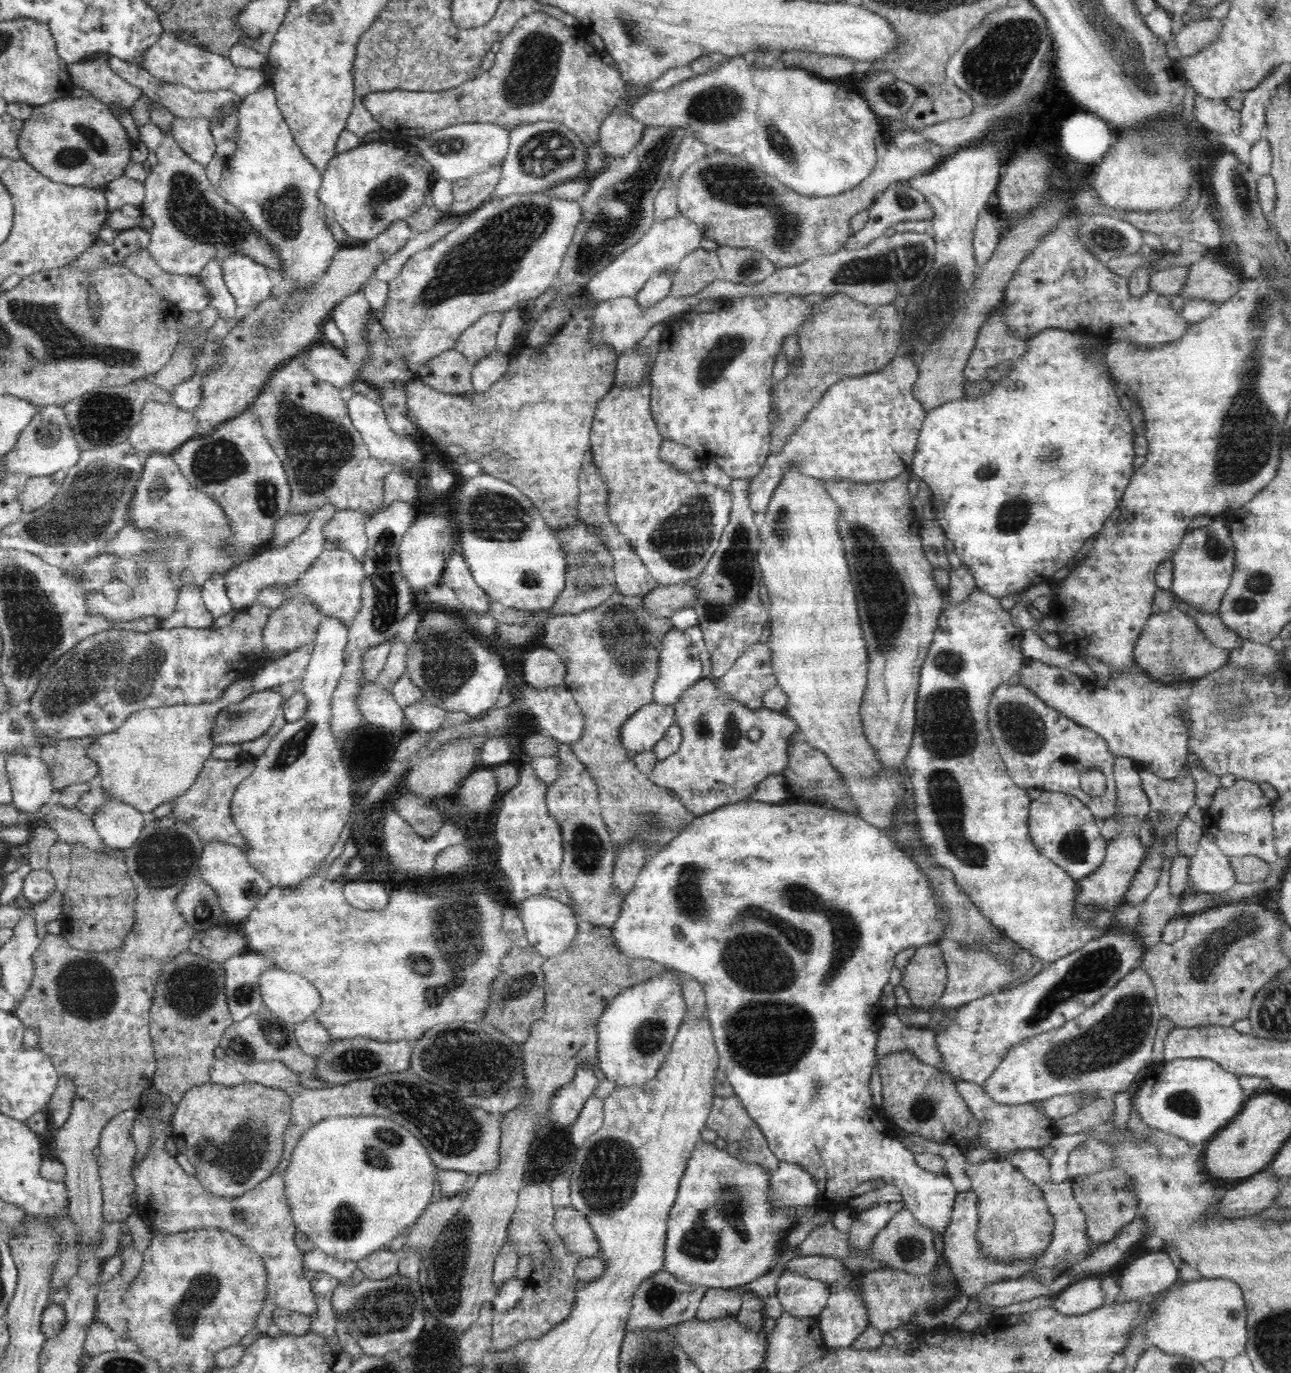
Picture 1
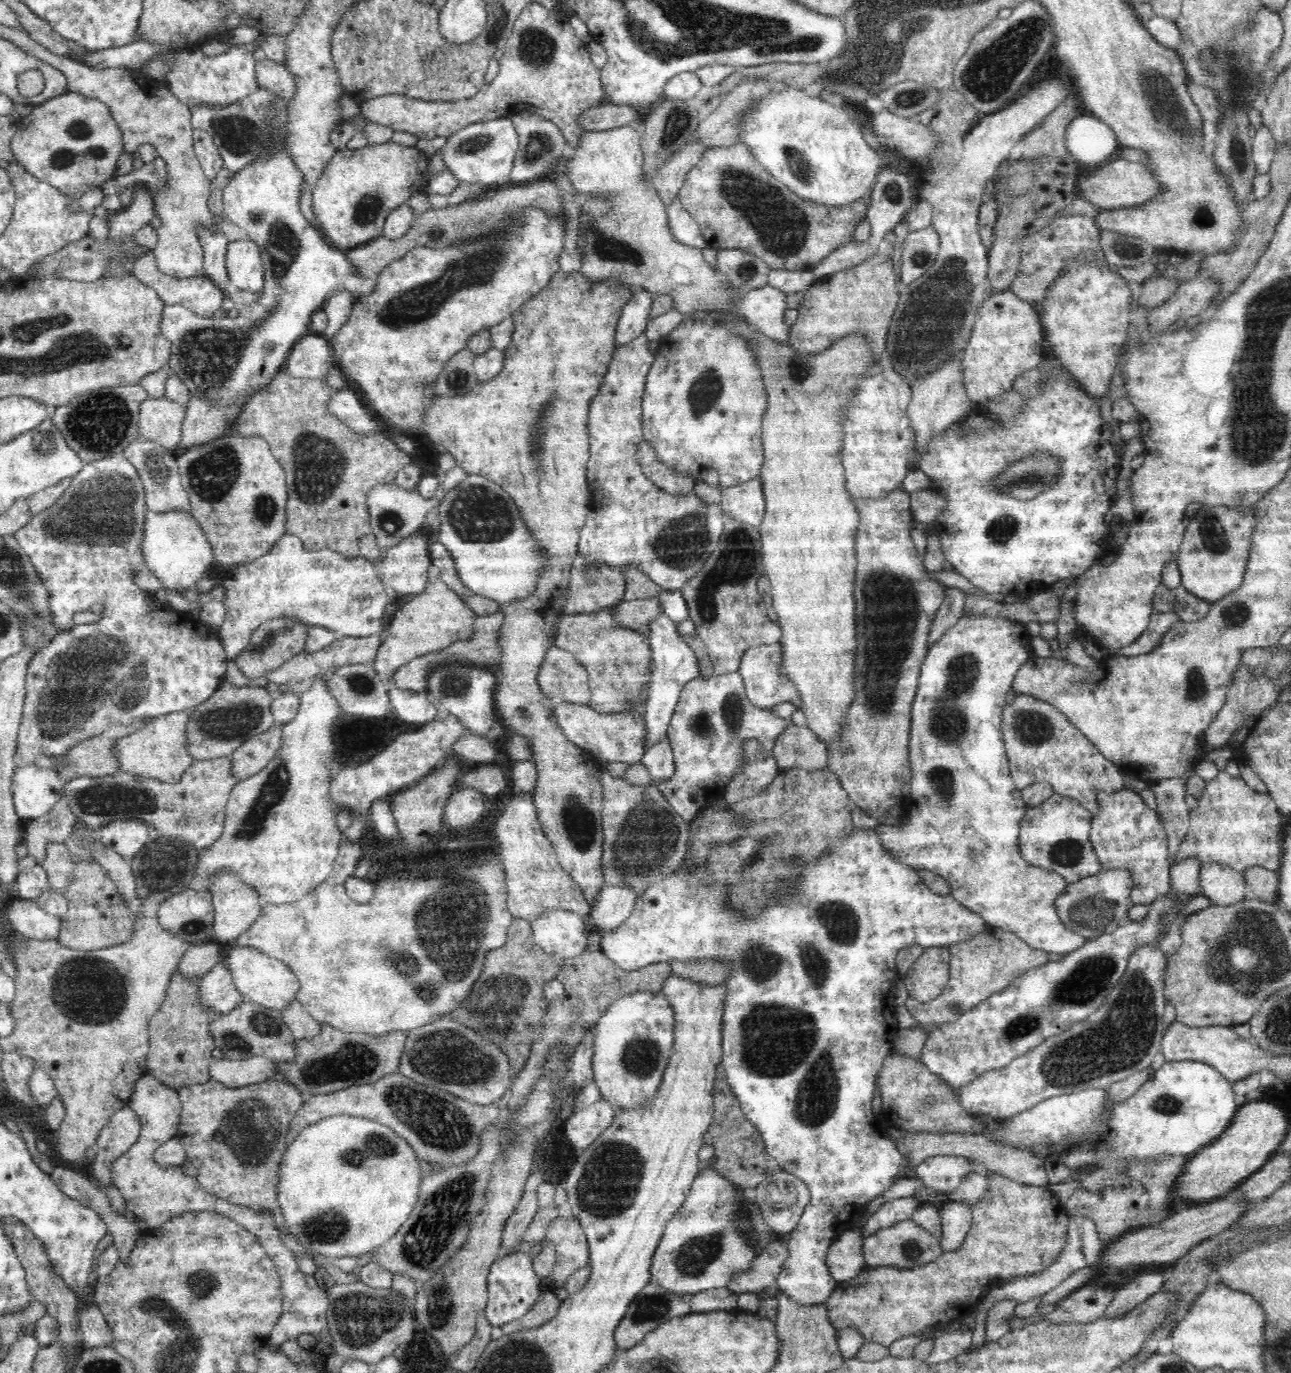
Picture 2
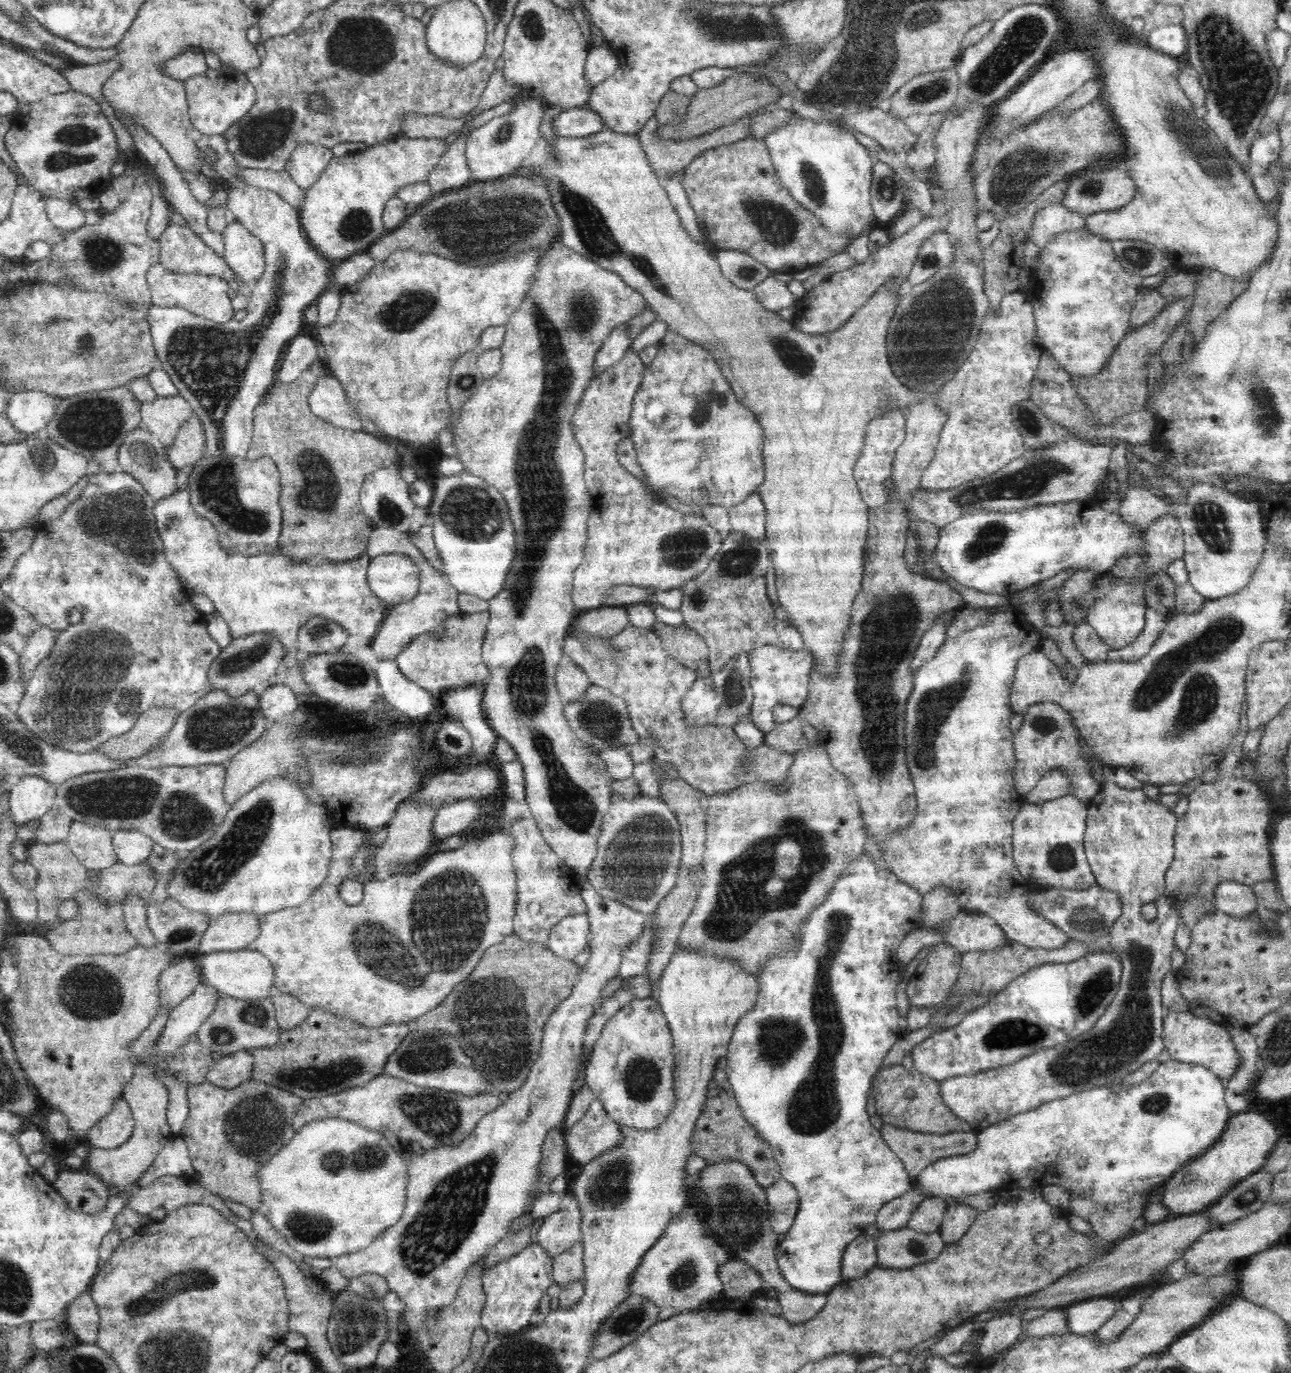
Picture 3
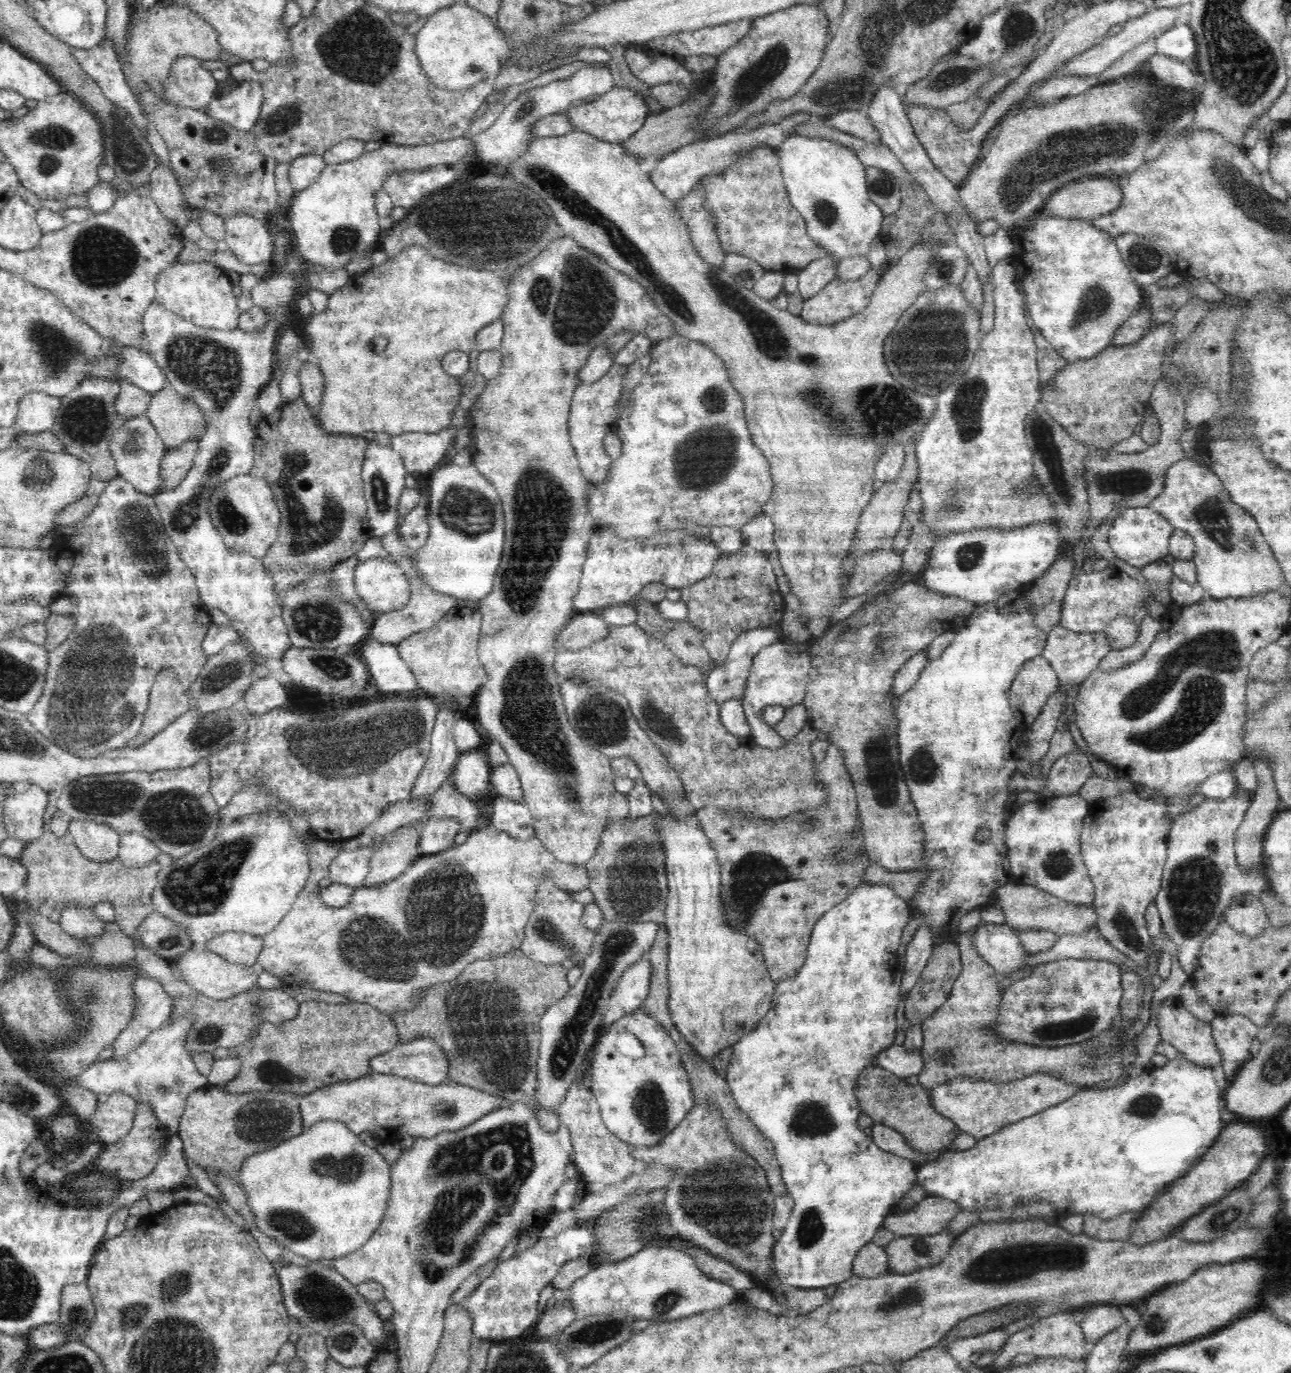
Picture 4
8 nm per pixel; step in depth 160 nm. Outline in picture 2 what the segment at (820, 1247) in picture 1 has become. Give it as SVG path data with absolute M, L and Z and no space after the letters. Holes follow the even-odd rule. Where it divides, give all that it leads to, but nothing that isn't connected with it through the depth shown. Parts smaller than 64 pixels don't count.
M910 1218L864 1237L862 1253L864 1253L867 1267L913 1269L915 1266L922 1266L936 1260L943 1250L940 1240ZM783 1240L771 1242L766 1246L766 1250L753 1258L747 1271L736 1273L730 1279L726 1288L739 1295L742 1293L763 1295L765 1288L778 1284L778 1275L787 1258L787 1242Z

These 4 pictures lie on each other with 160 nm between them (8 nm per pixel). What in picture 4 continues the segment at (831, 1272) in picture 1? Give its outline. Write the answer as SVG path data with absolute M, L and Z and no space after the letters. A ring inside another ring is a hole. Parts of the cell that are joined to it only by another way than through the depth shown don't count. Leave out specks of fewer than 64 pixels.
M868 1242L852 1262L852 1272L862 1278L876 1278L889 1272L886 1249Z

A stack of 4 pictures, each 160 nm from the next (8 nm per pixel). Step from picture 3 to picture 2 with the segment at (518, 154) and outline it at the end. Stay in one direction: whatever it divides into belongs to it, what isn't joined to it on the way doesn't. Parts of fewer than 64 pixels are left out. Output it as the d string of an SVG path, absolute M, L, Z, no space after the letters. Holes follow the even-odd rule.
M510 117L470 124L450 134L441 149L446 167L460 183L495 187L508 182L518 150L518 131Z

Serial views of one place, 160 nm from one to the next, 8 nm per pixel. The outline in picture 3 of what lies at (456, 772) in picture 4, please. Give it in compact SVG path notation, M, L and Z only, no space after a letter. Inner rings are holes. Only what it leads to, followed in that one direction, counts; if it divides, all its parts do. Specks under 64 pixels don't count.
M482 683L446 690L438 699L444 712L448 714L448 718L457 719L473 738L471 753L464 762L470 767L486 763L486 758L490 756L490 752L499 738L485 717L482 701Z

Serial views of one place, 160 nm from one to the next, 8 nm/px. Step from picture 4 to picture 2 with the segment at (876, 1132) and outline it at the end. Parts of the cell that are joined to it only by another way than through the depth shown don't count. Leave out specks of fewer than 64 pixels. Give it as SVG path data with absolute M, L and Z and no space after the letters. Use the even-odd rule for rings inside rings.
M905 1132L904 1138L895 1141L898 1151L905 1156L905 1166L899 1177L896 1179L895 1184L890 1190L886 1190L884 1194L880 1194L878 1198L874 1198L872 1202L866 1204L864 1208L864 1215L870 1216L877 1211L877 1208L885 1202L894 1200L898 1197L912 1196L915 1194L915 1188L920 1183L917 1178L916 1168L918 1164L924 1162L930 1156L950 1155L950 1156L965 1156L967 1159L975 1160L986 1166L989 1172L996 1172L1009 1178L1010 1180L1017 1180L1024 1184L1036 1185L1047 1187L1048 1176L1044 1169L1046 1159L1036 1157L1030 1151L1021 1149L1014 1149L1011 1147L1004 1147L990 1141L985 1134L977 1135L970 1133L931 1133L931 1132Z

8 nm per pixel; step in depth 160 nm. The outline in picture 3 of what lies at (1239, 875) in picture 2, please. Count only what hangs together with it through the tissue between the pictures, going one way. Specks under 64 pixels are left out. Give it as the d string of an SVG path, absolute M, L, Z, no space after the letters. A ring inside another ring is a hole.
M1233 880L1220 882L1216 886L1214 904L1217 910L1234 918L1246 918L1260 905L1251 886Z

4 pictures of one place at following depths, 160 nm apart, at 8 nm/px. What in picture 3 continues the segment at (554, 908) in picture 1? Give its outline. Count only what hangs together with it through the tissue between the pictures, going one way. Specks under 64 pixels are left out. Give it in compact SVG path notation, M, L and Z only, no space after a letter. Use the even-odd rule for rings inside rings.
M586 912L566 916L552 928L546 946L560 958L572 961L588 946L590 931Z

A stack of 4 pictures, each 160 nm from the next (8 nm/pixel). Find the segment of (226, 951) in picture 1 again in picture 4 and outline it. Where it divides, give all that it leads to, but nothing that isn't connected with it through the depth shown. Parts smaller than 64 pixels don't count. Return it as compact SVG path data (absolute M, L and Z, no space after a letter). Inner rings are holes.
M135 978L132 990L138 1002L137 1015L128 1022L126 1030L112 1044L114 1053L111 1058L114 1060L126 1058L128 1054L135 1052L146 1038L166 1025L174 1010L172 997L153 978Z

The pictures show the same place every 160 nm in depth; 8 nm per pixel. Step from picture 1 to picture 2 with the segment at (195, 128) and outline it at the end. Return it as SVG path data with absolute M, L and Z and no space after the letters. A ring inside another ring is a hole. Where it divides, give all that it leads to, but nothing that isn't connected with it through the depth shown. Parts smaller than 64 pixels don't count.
M194 129L192 132L193 147L206 177L210 181L217 178L217 174L224 168L222 155L215 145L215 138L205 130Z

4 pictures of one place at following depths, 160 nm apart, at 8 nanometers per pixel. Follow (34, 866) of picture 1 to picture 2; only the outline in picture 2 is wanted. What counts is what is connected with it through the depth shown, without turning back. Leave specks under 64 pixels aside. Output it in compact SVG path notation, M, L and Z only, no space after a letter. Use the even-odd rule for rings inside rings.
M62 796L57 804L44 816L32 819L23 829L23 842L26 843L30 855L36 857L37 864L41 864L44 860L46 847L50 843L64 843L65 840L73 834L74 824L76 824L77 816L70 810L67 798Z

